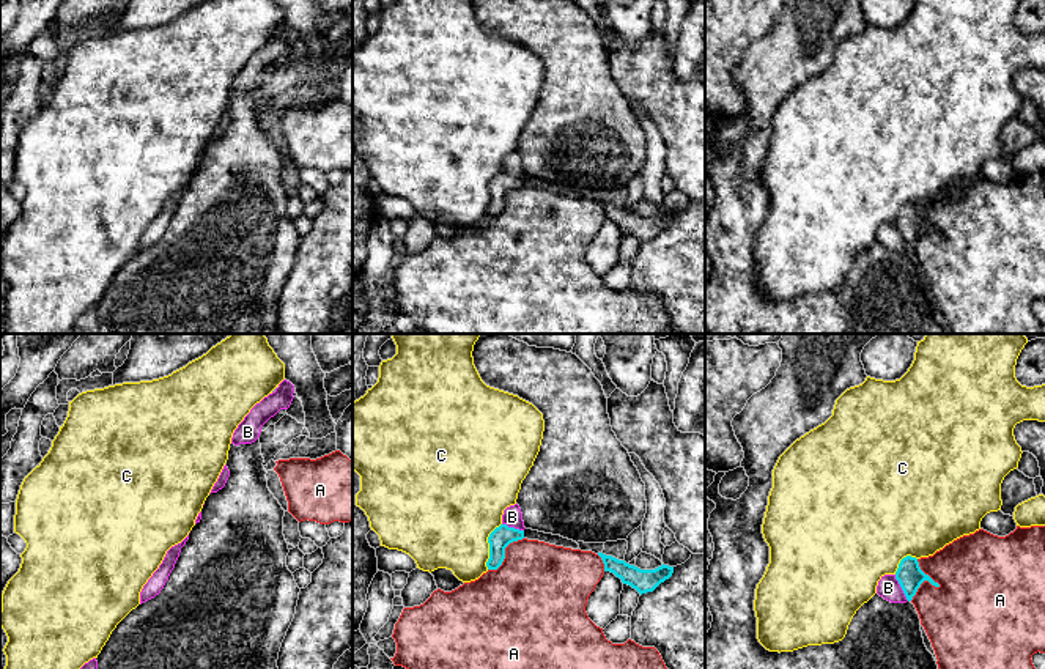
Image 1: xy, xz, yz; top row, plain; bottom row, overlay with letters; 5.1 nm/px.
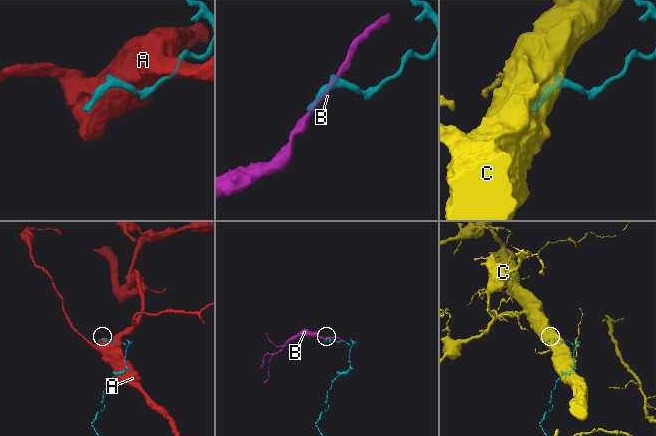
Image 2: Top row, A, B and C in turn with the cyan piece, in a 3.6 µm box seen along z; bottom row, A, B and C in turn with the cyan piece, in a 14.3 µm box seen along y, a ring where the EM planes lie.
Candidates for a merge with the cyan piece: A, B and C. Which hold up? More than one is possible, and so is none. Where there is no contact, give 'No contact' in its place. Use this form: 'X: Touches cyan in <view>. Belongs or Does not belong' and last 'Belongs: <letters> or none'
A: Touches cyan in yz. Does not belong
B: Touches cyan in yz. Does not belong
C: Touches cyan in xz. Does not belong
Belongs: none

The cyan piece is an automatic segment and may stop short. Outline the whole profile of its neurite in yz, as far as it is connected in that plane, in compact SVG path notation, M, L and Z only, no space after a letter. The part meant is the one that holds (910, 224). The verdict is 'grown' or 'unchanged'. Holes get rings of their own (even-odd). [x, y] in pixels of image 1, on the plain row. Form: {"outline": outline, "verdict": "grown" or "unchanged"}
{"outline": "M907 203L900 208L895 219L895 227L899 228L908 249L913 247L924 228L929 228L932 233L940 235L938 230L935 230L929 222L921 217L918 206L911 203Z", "verdict": "unchanged"}

